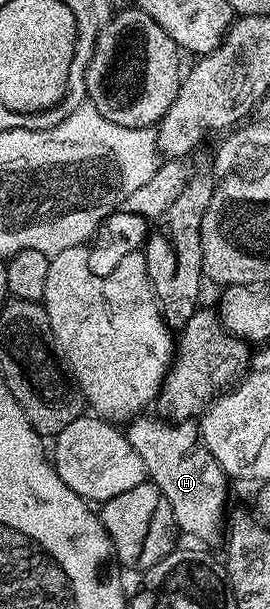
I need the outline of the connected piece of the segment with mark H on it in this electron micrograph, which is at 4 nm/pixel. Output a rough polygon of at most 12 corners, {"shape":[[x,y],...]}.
{"shape":[[193,420],[124,432],[174,524],[221,546],[226,472]]}

